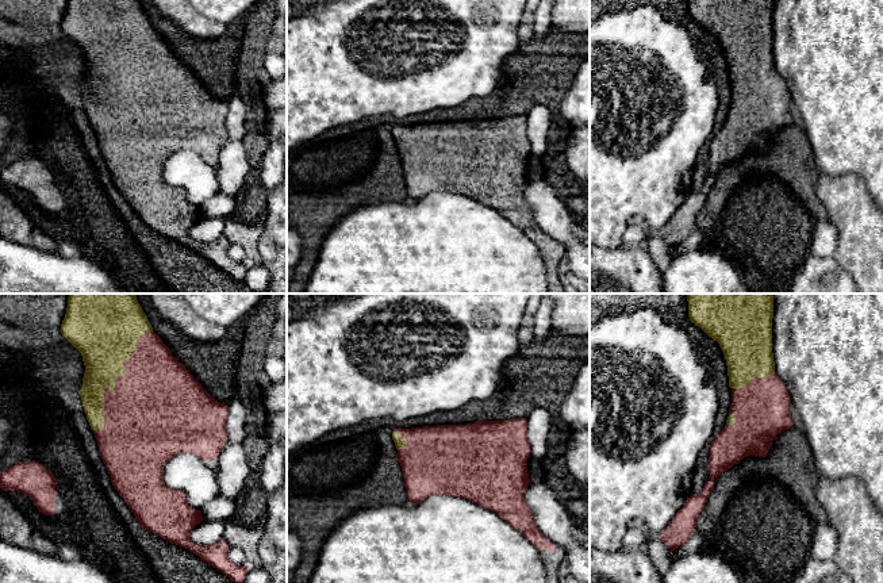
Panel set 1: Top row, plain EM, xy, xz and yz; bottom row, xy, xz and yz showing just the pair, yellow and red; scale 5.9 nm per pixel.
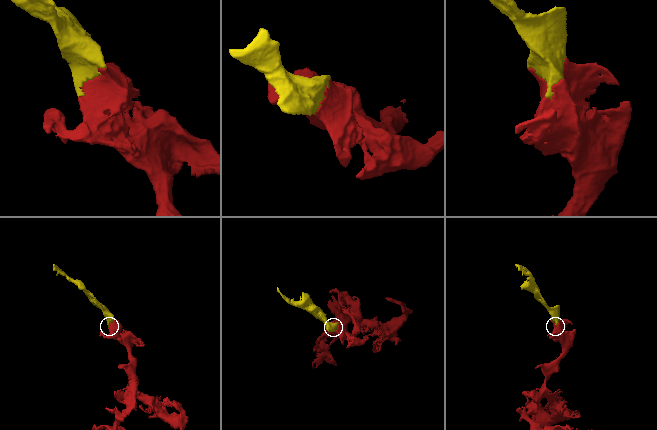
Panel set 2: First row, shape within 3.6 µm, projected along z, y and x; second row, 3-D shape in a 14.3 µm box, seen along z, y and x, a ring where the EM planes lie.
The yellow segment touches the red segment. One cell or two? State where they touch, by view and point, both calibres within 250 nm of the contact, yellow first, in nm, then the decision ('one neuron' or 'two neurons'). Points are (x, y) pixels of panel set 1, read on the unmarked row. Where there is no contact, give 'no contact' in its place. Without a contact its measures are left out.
xy (114, 77) | 320/460 nm | one neuron

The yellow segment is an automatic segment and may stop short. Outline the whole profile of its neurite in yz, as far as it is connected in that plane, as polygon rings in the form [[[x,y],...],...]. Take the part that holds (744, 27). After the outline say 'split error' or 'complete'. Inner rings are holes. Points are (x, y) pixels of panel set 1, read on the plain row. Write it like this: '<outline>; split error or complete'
[[[688,0],[688,14],[709,34],[717,38],[723,49],[732,101],[722,129],[711,137],[709,153],[710,177],[699,192],[691,192],[676,210],[667,226],[659,231],[668,246],[675,248],[692,233],[698,214],[702,210],[714,176],[744,154],[750,151],[765,154],[773,135],[794,124],[788,103],[791,100],[786,81],[775,69],[772,50],[773,0]]]; split error

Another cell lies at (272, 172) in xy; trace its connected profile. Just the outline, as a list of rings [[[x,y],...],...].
[[[287,106],[269,112],[268,122],[261,133],[266,138],[268,149],[262,156],[260,180],[269,192],[281,185],[285,173],[287,146],[281,138],[287,137]]]

